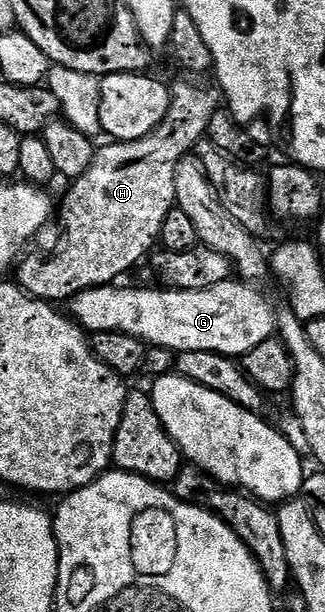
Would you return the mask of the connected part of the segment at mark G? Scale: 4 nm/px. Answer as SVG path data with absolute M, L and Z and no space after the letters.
M230 281L223 285L215 285L211 289L198 291L148 291L145 287L92 287L79 293L71 300L71 315L86 332L118 331L131 333L131 337L139 337L149 347L166 347L169 351L214 351L220 355L243 357L255 345L263 345L263 341L274 338L277 331L278 312L273 311L269 299L261 291L256 291L249 281Z

